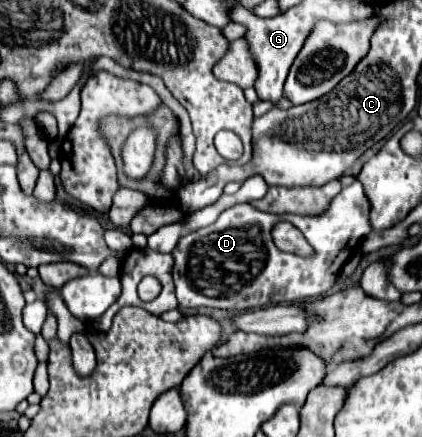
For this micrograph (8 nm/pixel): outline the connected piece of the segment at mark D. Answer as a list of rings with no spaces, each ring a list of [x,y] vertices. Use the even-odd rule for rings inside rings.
[[[354,180],[348,188],[342,188],[342,192],[330,202],[330,206],[318,214],[318,216],[298,216],[298,214],[270,214],[262,212],[250,204],[234,204],[232,208],[224,210],[218,220],[206,228],[200,228],[184,238],[180,238],[178,246],[174,248],[174,284],[176,284],[176,298],[182,308],[220,308],[228,312],[248,312],[258,310],[264,306],[276,306],[276,304],[292,304],[292,302],[306,302],[312,298],[318,298],[326,294],[336,278],[342,266],[348,262],[348,258],[360,248],[362,240],[370,234],[370,222],[368,222],[368,198],[364,198],[364,188],[358,180]],[[276,222],[292,222],[308,244],[314,248],[312,256],[296,256],[290,252],[282,252],[274,246],[270,230]]]

